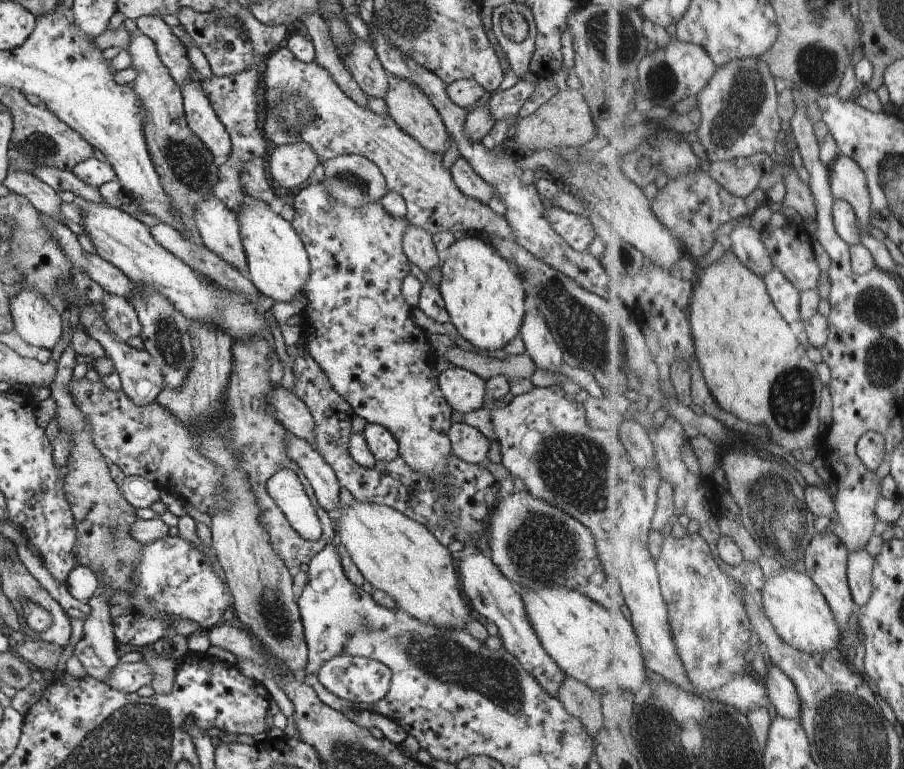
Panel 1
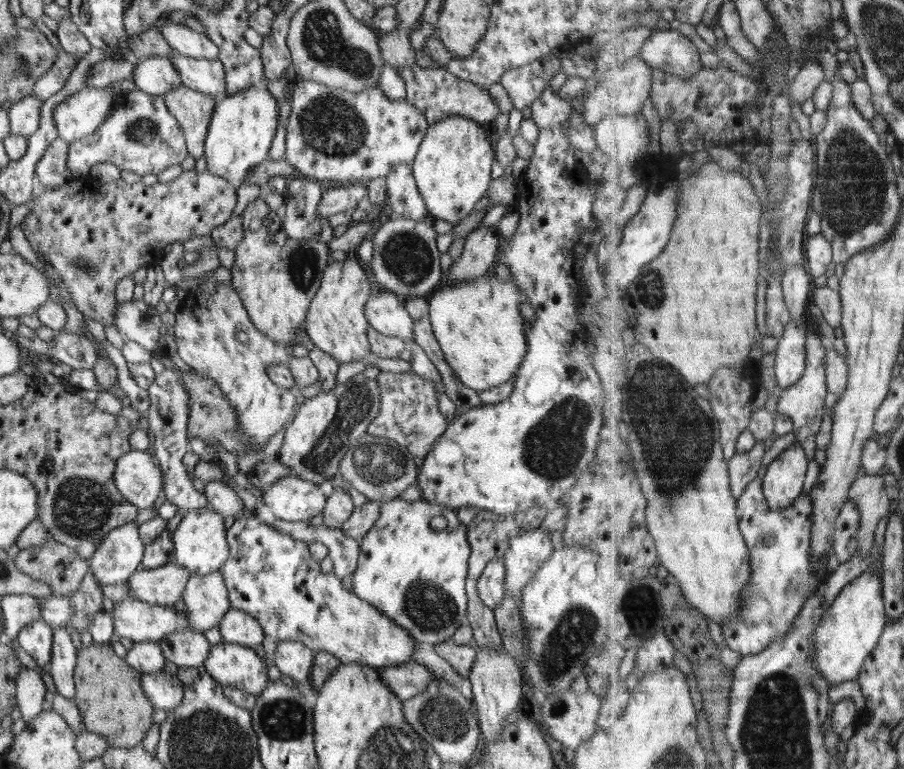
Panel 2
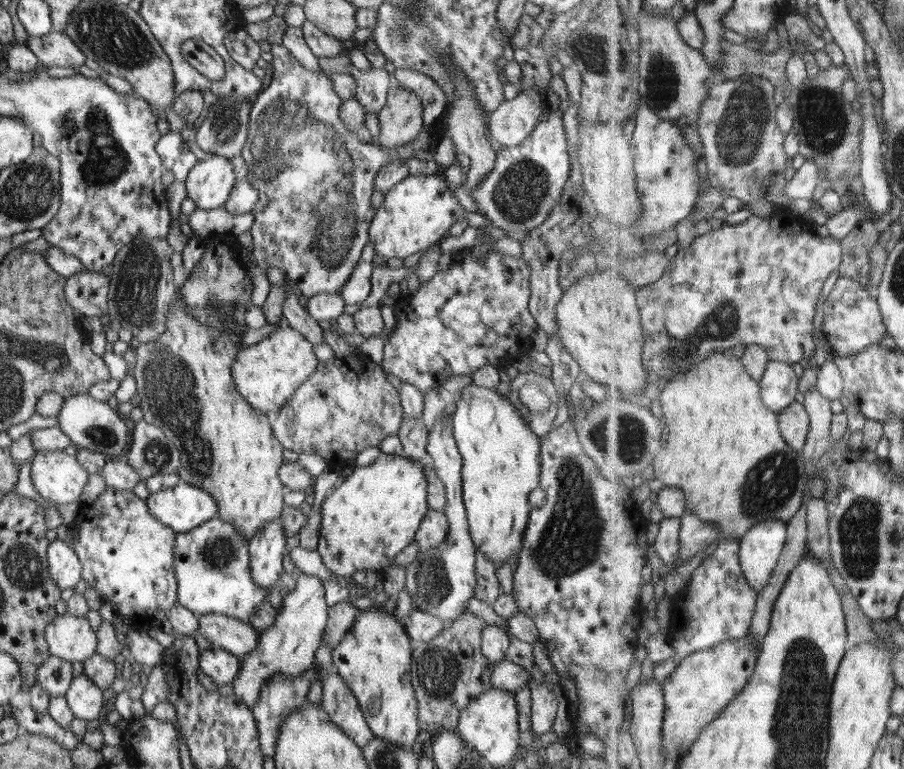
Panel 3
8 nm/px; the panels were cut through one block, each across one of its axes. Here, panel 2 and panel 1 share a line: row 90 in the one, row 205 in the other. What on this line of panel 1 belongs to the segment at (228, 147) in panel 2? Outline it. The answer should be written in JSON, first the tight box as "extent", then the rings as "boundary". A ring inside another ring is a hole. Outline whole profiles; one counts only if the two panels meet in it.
{"extent":[235,198,310,302],"boundary":[[[254,198],[244,203],[235,215],[249,268],[248,278],[258,292],[275,302],[288,302],[298,292],[302,293],[310,274],[310,263],[303,242],[291,223],[272,211],[264,201]]]}

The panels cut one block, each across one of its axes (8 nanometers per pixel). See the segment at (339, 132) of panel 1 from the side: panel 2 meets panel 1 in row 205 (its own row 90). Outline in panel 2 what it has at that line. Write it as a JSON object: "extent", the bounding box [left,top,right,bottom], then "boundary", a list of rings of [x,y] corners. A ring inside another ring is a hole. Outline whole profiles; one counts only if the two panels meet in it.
{"extent":[397,66,500,126],"boundary":[[[408,66],[397,68],[406,84],[406,102],[410,102],[420,114],[424,114],[429,126],[448,118],[448,116],[464,116],[480,126],[496,120],[500,115],[500,109],[494,103],[489,90],[484,90],[472,82],[466,82],[455,77],[446,68],[436,66],[422,68],[420,66]]]}

